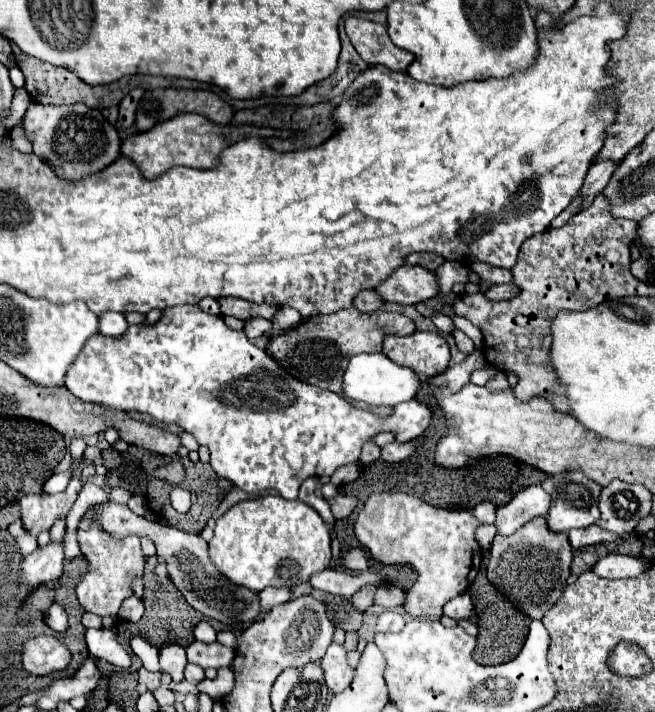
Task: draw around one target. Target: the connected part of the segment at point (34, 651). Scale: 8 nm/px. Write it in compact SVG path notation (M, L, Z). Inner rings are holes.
M36 636L26 640L22 646L22 664L36 676L64 670L70 664L70 658L70 650L56 636Z

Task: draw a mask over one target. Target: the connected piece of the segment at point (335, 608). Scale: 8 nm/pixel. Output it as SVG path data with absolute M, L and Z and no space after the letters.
M326 594L324 604L326 604L326 614L336 628L342 628L344 632L358 632L360 630L360 626L364 622L364 618L362 618L364 612L356 610L346 596Z

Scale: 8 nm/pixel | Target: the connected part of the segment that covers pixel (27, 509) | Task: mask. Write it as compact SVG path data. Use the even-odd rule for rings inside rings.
M82 459L64 492L60 492L60 494L30 494L30 496L24 496L20 500L22 522L30 534L38 536L40 532L50 530L58 518L64 518L70 512L72 504L78 498L78 492L82 489L82 484L80 484L81 471L91 464L89 459Z

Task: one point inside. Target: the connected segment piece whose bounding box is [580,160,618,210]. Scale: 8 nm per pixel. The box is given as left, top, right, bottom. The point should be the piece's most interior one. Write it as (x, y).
(599, 175)

